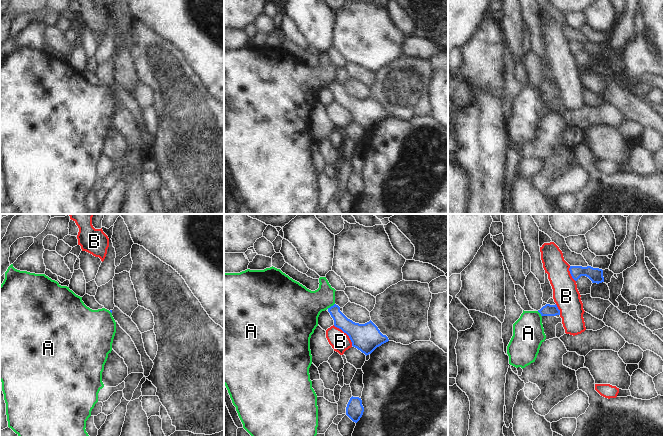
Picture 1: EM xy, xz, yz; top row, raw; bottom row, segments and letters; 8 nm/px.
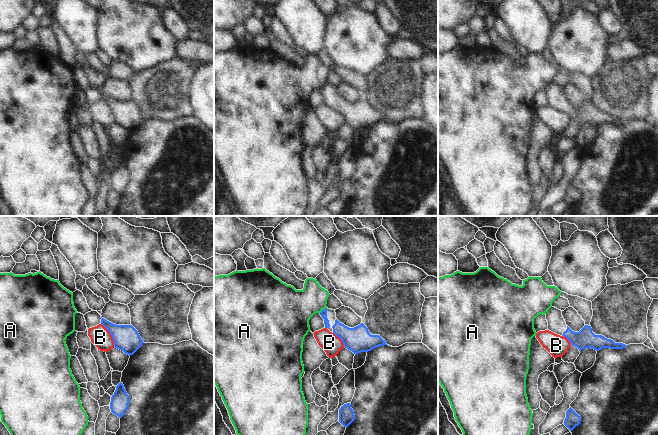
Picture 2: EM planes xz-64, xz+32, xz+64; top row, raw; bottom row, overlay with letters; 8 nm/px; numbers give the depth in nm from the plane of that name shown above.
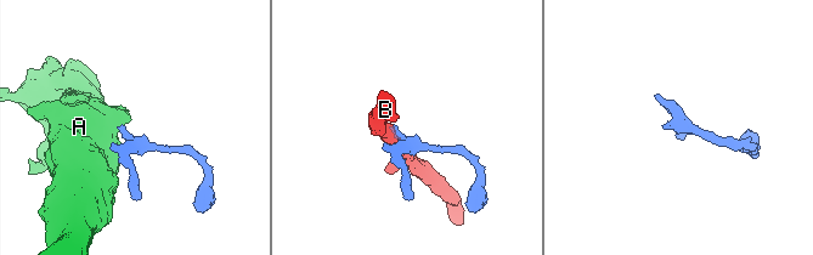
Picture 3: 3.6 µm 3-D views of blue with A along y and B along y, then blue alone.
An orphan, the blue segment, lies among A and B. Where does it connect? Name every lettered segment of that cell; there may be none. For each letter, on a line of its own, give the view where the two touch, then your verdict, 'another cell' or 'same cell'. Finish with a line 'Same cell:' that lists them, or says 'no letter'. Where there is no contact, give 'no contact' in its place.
A: xz | another cell
B: xz | another cell
Same cell: no letter

